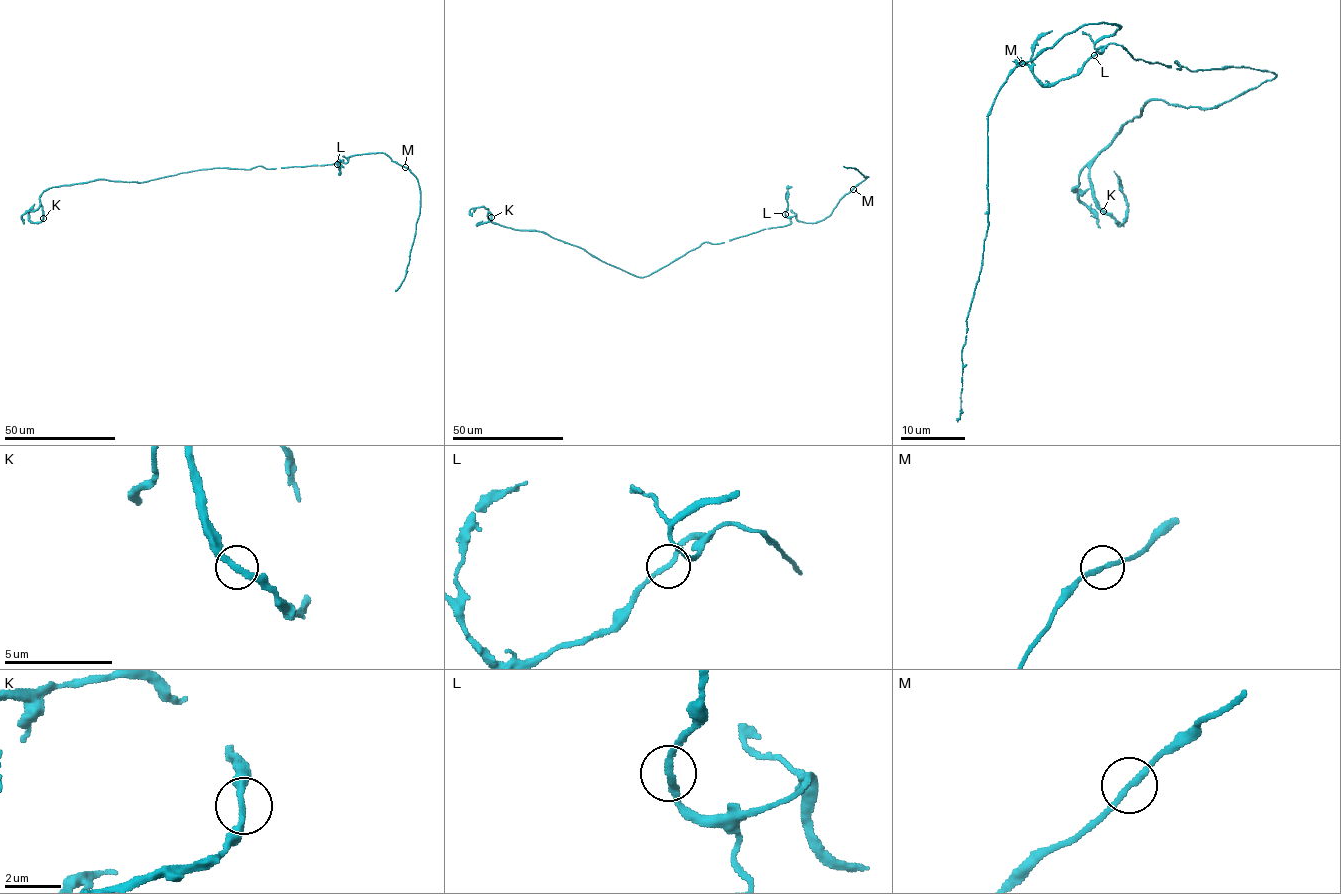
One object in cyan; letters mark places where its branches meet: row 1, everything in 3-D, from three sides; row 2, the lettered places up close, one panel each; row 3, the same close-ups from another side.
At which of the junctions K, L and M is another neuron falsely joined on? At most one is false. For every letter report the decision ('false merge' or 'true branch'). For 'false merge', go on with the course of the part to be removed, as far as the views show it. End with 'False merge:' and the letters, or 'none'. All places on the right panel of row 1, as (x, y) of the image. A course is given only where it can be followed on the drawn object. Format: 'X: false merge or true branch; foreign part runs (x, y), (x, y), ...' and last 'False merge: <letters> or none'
K: true branch
L: true branch
M: true branch
False merge: none

